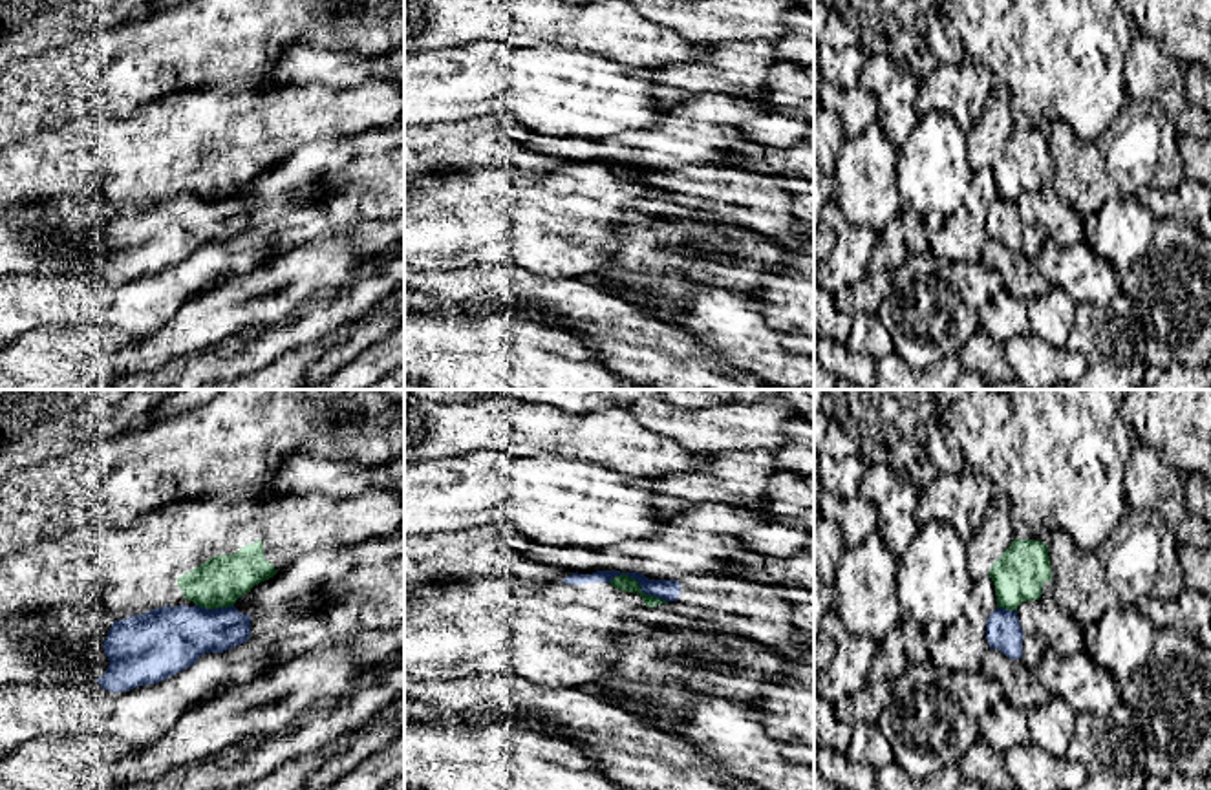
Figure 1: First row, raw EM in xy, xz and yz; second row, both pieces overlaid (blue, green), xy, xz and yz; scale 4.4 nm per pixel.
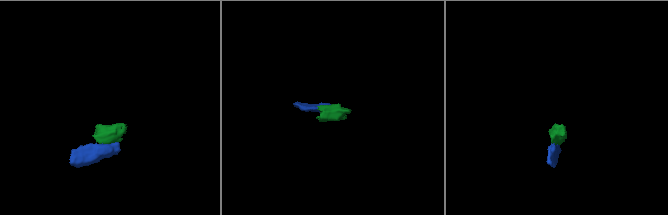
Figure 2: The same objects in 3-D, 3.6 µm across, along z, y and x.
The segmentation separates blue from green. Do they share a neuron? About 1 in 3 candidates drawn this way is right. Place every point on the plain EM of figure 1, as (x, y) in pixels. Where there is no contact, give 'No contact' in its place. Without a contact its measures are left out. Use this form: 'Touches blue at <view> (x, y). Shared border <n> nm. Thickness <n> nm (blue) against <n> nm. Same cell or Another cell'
Touches blue at xz (639, 174). Shared border 280 nm. Thickness 100 nm (blue) against 70 nm. Another cell

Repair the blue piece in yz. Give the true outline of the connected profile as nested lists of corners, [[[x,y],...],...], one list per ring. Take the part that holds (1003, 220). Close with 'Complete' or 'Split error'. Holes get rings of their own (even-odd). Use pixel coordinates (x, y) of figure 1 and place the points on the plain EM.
[[[1045,172],[1035,192],[1023,192],[1015,201],[997,198],[986,212],[990,240],[999,240],[1008,249],[1021,249],[1035,262],[1046,240],[1074,245],[1088,240],[1092,221],[1065,205],[1054,187],[1052,172]]]. Split error

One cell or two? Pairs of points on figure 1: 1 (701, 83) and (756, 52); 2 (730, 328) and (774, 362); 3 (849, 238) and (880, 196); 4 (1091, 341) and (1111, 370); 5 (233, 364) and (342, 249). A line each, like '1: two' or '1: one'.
1: one
2: one
3: two
4: one
5: two

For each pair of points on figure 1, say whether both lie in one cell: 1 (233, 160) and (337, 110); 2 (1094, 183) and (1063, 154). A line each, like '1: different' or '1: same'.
1: same
2: same

